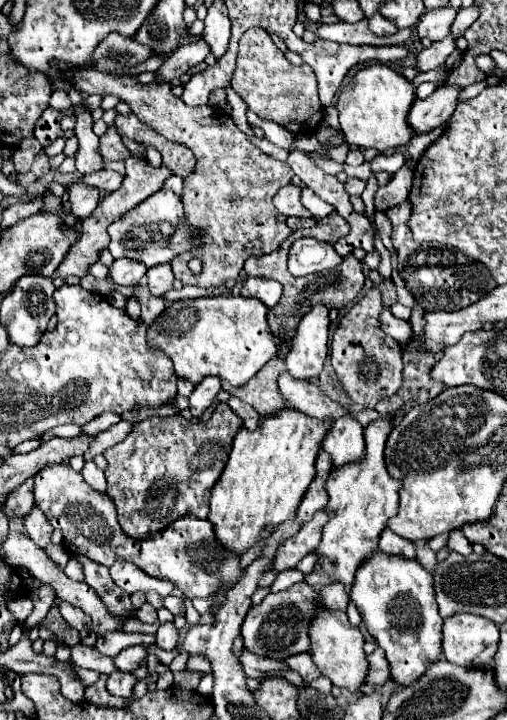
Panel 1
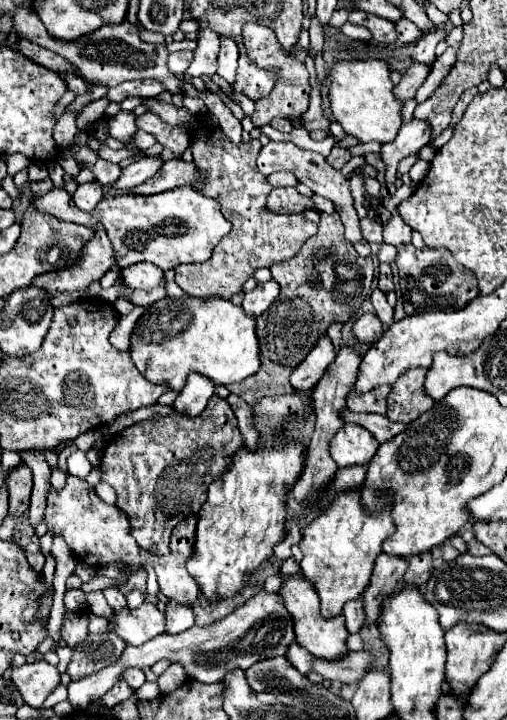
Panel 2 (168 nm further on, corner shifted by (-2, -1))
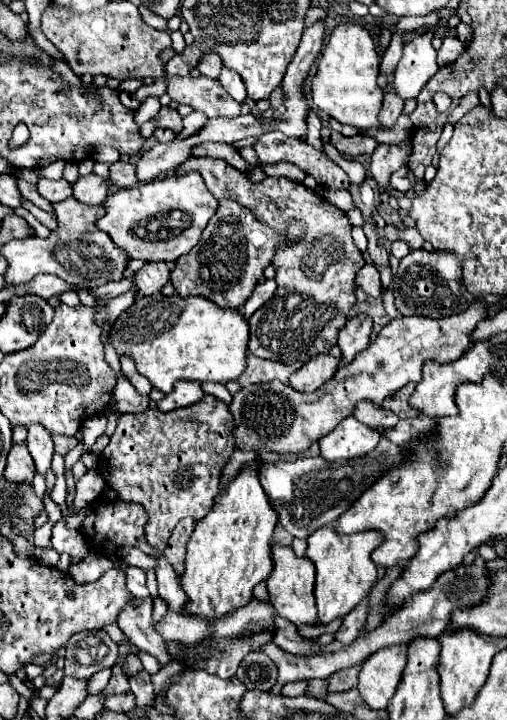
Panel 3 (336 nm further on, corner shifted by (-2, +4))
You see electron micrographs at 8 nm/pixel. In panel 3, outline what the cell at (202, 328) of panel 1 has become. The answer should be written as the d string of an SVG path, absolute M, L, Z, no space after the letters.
M160 292L152 296L138 296L126 314L122 314L114 328L112 340L118 354L130 354L136 362L136 370L150 380L150 384L164 394L170 394L176 380L196 380L196 382L220 382L238 380L248 366L248 322L242 318L240 310L224 310L208 298L188 296L182 298L162 296Z

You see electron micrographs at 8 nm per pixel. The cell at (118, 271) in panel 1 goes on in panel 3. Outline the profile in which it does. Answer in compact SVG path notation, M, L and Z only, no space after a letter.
M146 262L136 272L136 286L142 296L150 296L158 292L170 280L170 270L164 262Z

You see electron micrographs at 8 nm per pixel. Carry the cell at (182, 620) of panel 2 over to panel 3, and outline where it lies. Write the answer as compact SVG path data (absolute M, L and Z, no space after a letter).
M160 558L158 566L156 566L156 578L158 578L158 592L160 598L166 602L168 610L172 612L182 612L184 610L184 602L188 602L188 596L184 594L178 574L174 572L174 568Z

